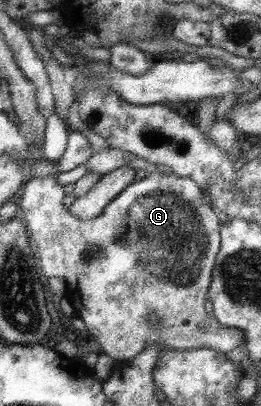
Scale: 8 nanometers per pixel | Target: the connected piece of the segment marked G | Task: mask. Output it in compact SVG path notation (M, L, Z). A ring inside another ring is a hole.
M155 170L153 173L146 173L142 180L133 181L118 196L114 197L98 216L90 220L80 220L66 209L66 203L63 201L64 191L62 185L56 183L56 176L48 175L30 179L21 185L22 194L18 200L18 208L22 212L22 222L34 252L36 254L37 268L43 279L56 277L64 280L65 292L64 299L70 303L74 314L82 320L86 327L86 332L100 344L100 352L110 356L117 362L119 360L129 359L137 355L146 345L164 345L171 350L183 350L190 348L210 348L216 352L230 352L243 344L243 333L236 329L221 327L213 317L206 315L204 311L204 301L207 298L207 291L210 285L210 276L214 260L219 248L219 229L220 221L216 217L216 211L210 203L204 199L201 188L190 179L174 176L173 174L162 175Z

